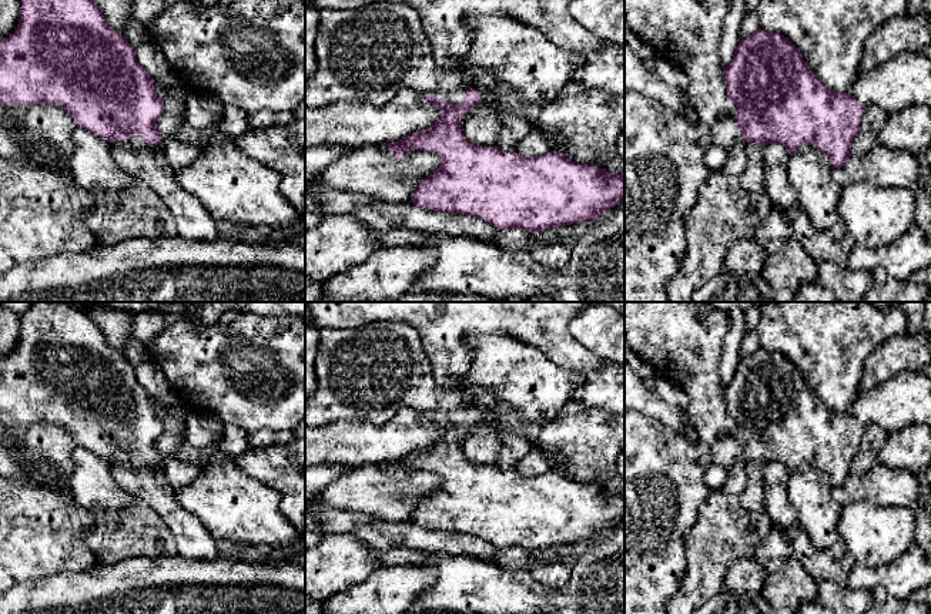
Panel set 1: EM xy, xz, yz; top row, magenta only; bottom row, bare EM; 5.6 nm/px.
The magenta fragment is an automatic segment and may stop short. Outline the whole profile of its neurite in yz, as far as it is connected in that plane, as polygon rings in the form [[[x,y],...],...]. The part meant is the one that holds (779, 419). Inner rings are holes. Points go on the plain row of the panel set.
[[[761,348],[740,359],[731,382],[723,389],[726,410],[736,425],[740,453],[727,470],[721,491],[740,496],[747,486],[747,462],[781,463],[788,473],[801,463],[823,470],[831,487],[845,484],[865,425],[850,412],[827,407],[808,387],[798,368],[783,353]]]

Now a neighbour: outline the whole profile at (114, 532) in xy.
[[[134,501],[123,509],[96,509],[84,543],[101,564],[135,557],[174,557],[178,547],[171,530],[147,504]]]

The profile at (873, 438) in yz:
[[[868,423],[864,427],[860,449],[853,459],[851,474],[861,476],[877,463],[878,450],[887,439],[888,432],[878,425]]]

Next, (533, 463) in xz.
[[[533,449],[515,464],[515,472],[523,476],[542,476],[550,472],[550,464],[537,449]]]

